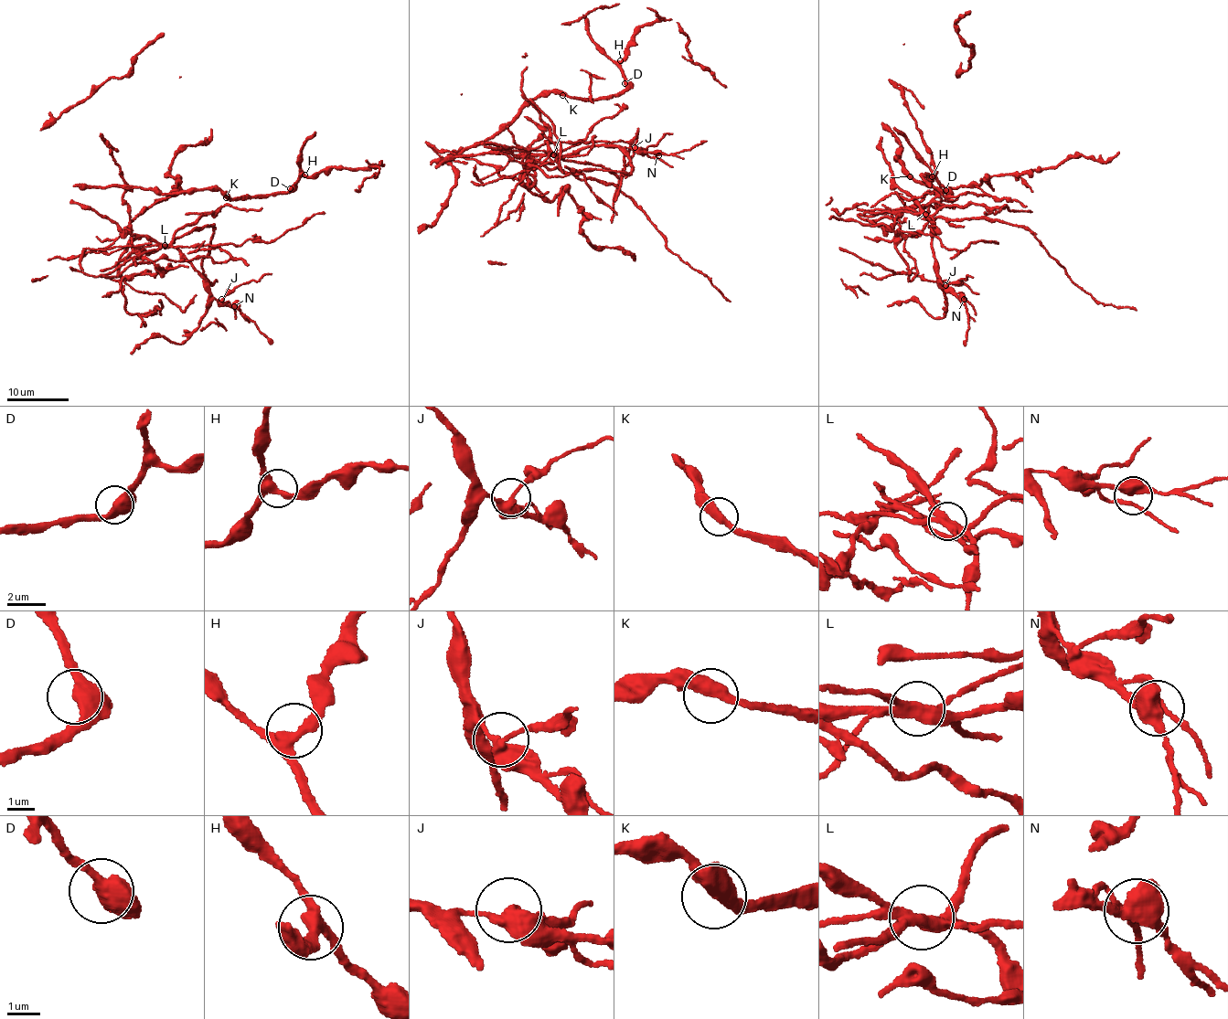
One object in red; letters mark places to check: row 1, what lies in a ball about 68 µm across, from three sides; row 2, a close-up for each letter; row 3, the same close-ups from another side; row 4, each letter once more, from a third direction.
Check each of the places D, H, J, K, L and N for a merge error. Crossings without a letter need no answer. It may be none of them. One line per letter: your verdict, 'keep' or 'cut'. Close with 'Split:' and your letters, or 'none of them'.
D: keep
H: keep
J: cut
K: keep
L: cut
N: keep
Split: J, L

